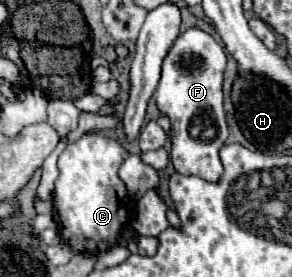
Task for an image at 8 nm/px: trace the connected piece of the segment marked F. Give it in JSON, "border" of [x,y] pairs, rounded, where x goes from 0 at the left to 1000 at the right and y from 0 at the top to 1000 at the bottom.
{"border":[[[644,105],[610,126],[596,170],[562,213],[555,285],[534,314],[541,394],[589,437],[582,581],[616,632],[671,632],[699,653],[747,661],[760,588],[747,545],[781,502],[781,451],[760,386],[760,271],[774,249],[767,177],[699,112]]]}

